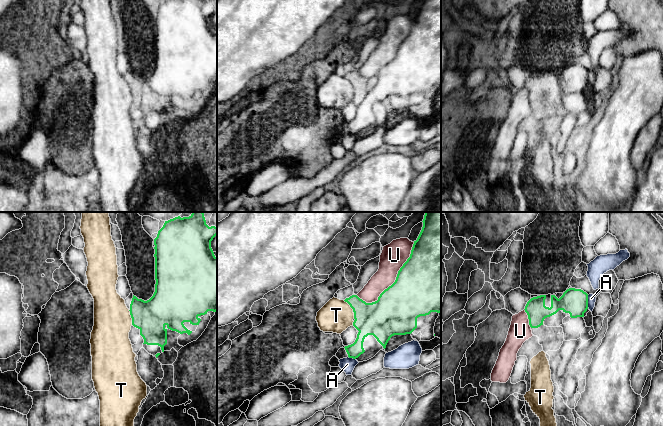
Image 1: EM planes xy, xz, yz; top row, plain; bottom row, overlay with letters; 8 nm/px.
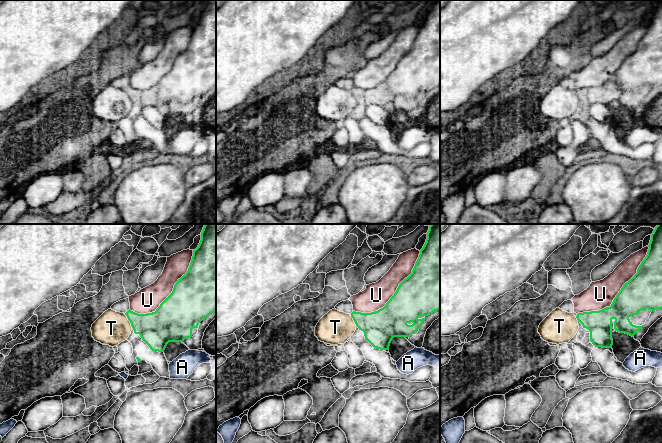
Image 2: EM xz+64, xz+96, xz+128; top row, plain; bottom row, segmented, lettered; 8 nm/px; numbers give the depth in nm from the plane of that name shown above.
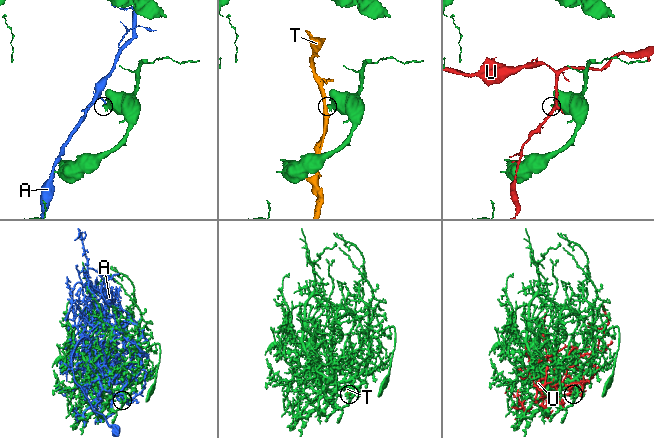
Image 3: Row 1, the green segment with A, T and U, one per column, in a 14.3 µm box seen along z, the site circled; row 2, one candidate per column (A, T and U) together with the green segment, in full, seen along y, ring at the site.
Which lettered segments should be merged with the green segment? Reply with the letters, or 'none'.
none

